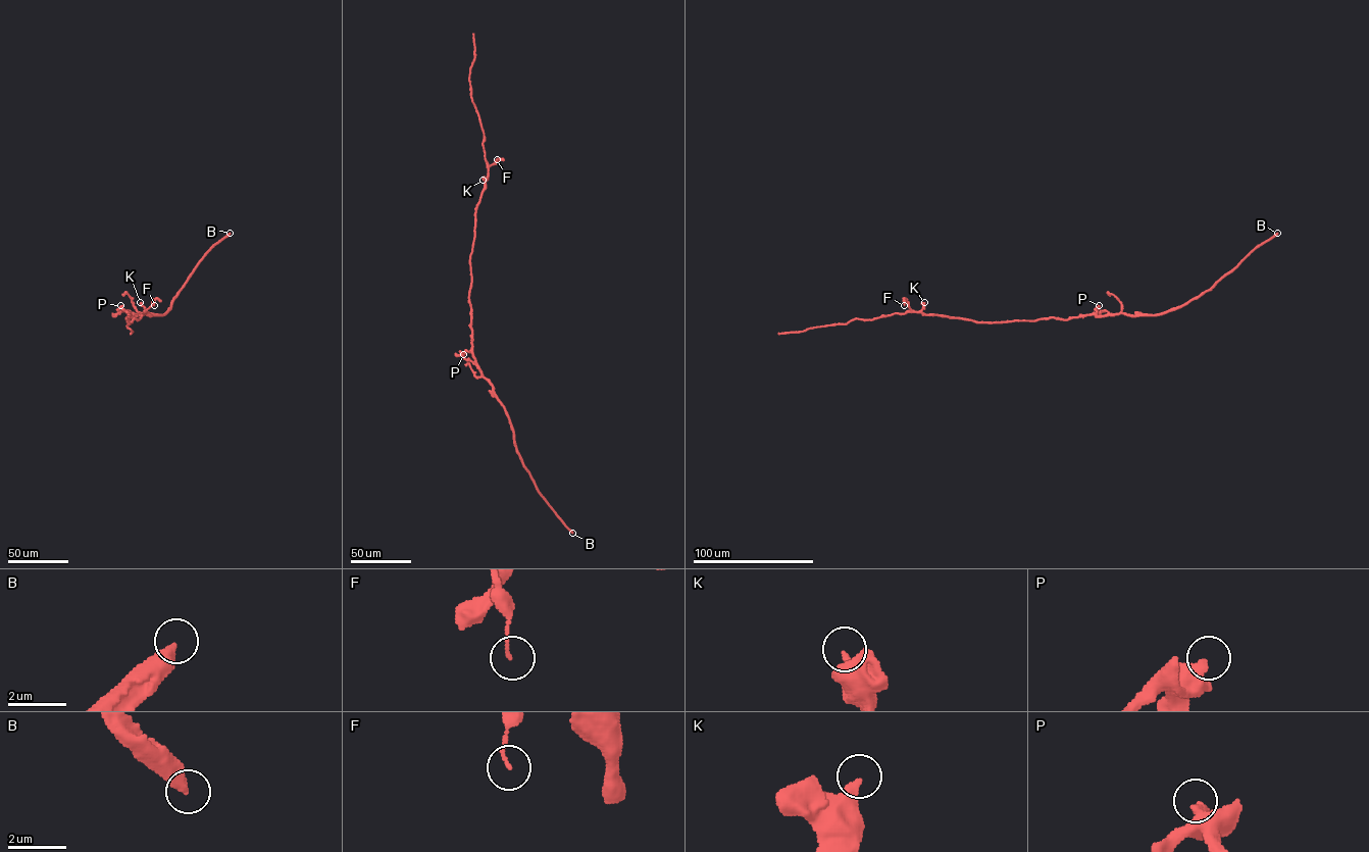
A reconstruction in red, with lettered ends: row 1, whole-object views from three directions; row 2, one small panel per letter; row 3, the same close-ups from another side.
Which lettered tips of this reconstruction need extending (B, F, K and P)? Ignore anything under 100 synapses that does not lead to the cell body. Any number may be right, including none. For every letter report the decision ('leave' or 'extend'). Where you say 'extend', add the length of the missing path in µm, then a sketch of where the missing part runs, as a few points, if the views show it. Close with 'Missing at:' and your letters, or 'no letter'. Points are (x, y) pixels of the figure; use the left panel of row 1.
B: leave
F: leave
K: leave
P: leave
Missing at: no letter

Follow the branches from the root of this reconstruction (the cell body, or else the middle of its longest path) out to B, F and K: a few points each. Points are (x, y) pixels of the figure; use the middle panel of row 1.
B: (470, 304), (472, 352), (477, 367), (503, 407), (514, 444), (537, 489), (572, 533)
F: (470, 304), (470, 256), (475, 207), (485, 188), (488, 168), (497, 159)
K: (470, 304), (470, 256), (475, 207), (488, 177), (483, 180)

